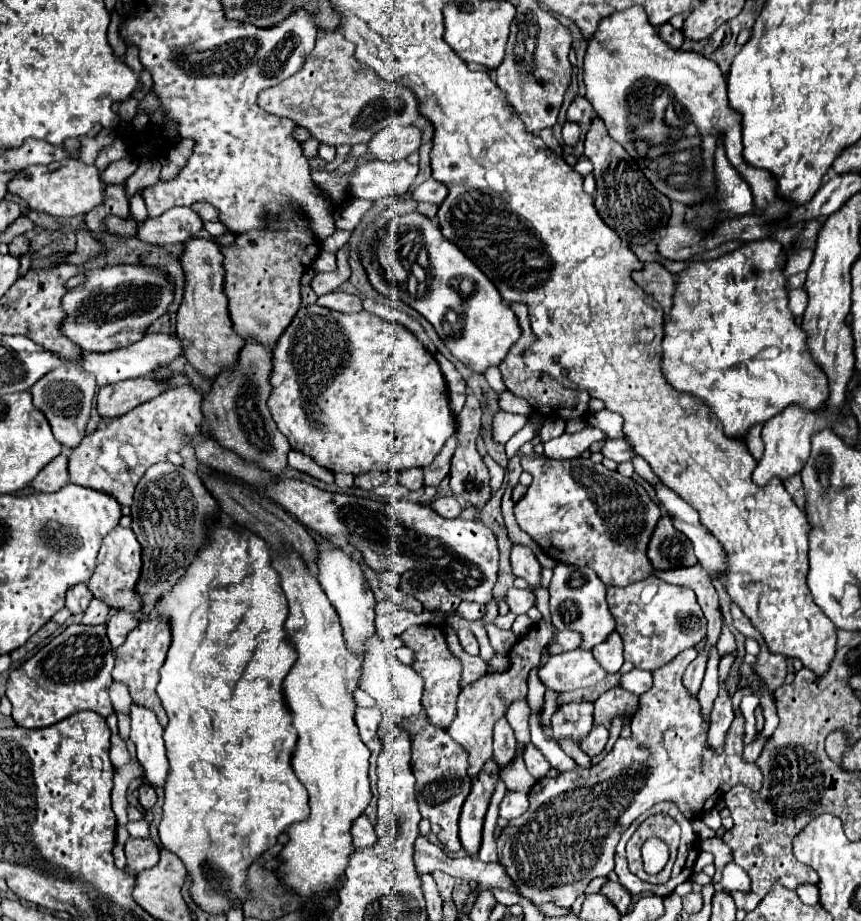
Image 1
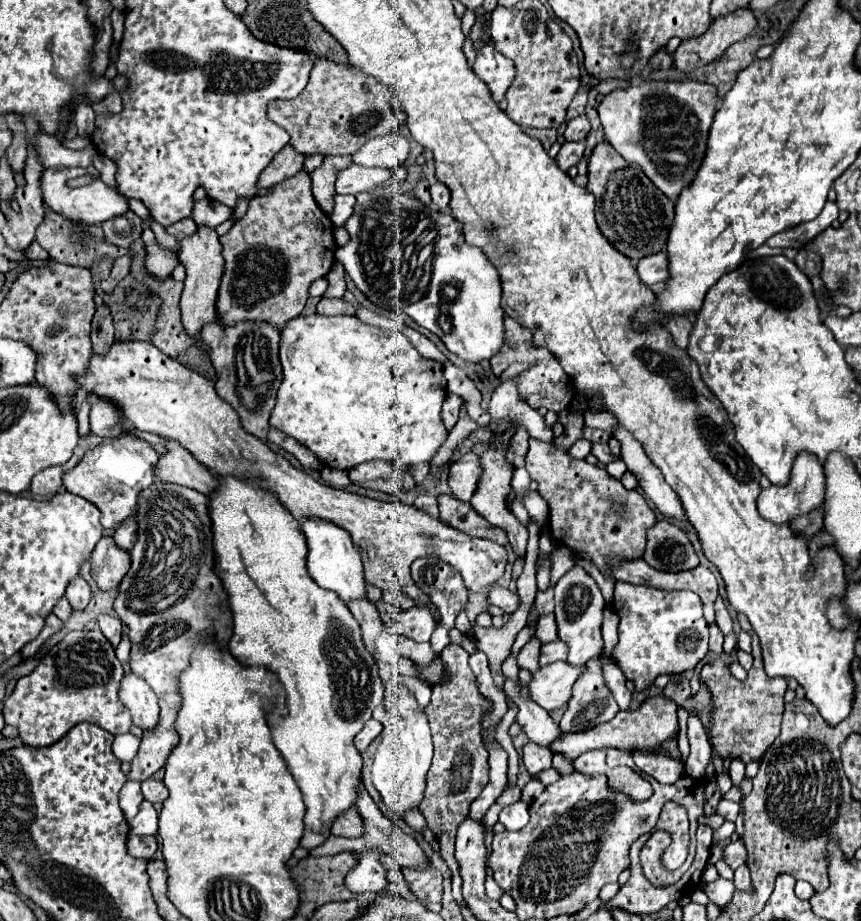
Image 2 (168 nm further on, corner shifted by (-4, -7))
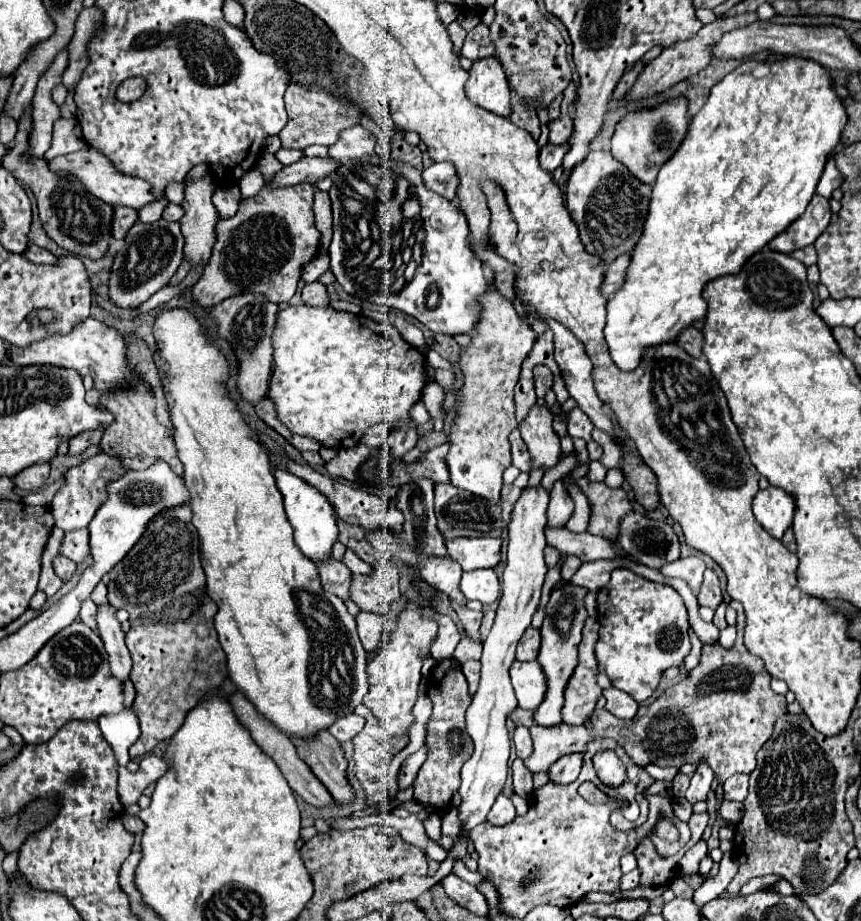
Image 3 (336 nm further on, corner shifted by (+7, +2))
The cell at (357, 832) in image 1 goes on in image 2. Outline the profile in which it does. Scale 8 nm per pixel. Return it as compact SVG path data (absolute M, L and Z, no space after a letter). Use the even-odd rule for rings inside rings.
M350 808L348 812L342 812L334 822L332 822L332 834L334 836L344 836L344 838L356 838L364 834L362 828L362 818L356 808Z

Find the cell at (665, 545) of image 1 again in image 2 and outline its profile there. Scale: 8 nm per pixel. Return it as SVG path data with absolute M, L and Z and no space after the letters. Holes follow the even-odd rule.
M658 520L646 536L644 560L664 572L682 572L698 566L698 556L682 528L668 520Z

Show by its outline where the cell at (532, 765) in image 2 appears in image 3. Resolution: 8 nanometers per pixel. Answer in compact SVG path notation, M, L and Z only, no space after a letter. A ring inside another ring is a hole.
M517 727L515 735L513 735L513 741L515 741L517 757L527 759L533 753L533 741L531 741L531 733L529 733L527 727Z

